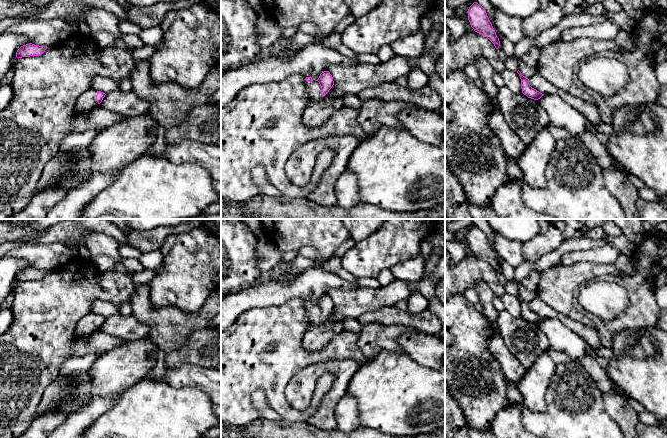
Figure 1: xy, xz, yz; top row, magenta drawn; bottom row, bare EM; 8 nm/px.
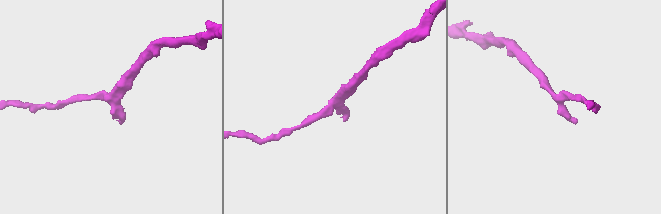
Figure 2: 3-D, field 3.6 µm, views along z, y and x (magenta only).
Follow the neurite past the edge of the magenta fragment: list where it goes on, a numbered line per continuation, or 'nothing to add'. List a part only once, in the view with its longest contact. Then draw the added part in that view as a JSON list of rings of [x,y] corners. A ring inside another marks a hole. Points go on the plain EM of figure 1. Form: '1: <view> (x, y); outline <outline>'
1: xz (313, 312); outline [[[311,305],[306,307],[308,322],[310,324],[309,330],[313,327],[319,326],[324,320],[321,319],[321,311],[318,305]]]

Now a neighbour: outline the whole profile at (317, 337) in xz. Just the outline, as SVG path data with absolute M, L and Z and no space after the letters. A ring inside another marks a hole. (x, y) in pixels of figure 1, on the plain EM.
M332 311L325 321L313 327L304 335L303 349L311 353L325 347L337 334L343 330L343 322L334 320Z

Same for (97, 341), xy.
M98 329L91 332L86 339L72 339L71 348L73 356L85 356L91 353L109 352L110 350L126 344L128 341L103 333Z

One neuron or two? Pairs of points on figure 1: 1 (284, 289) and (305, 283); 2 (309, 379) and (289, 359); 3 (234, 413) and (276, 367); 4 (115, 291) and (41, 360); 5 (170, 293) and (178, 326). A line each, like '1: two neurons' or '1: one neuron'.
1: one neuron
2: two neurons
3: one neuron
4: one neuron
5: two neurons

